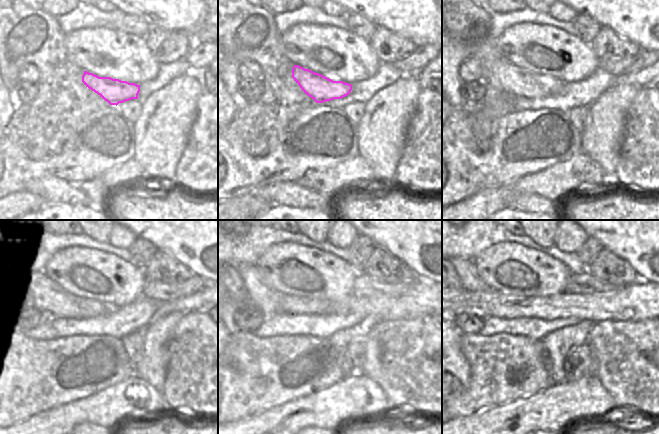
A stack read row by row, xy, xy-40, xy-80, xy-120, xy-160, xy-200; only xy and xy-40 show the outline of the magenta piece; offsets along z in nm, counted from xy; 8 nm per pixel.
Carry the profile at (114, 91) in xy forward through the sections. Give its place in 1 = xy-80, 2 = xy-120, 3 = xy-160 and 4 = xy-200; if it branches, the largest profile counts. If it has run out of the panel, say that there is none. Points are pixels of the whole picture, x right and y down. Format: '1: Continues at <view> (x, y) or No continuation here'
1: Continues at xy-80 (513, 79)
2: Continues at xy-120 (49, 300)
3: Continues at xy-160 (261, 295)
4: Continues at xy-200 (466, 271)

